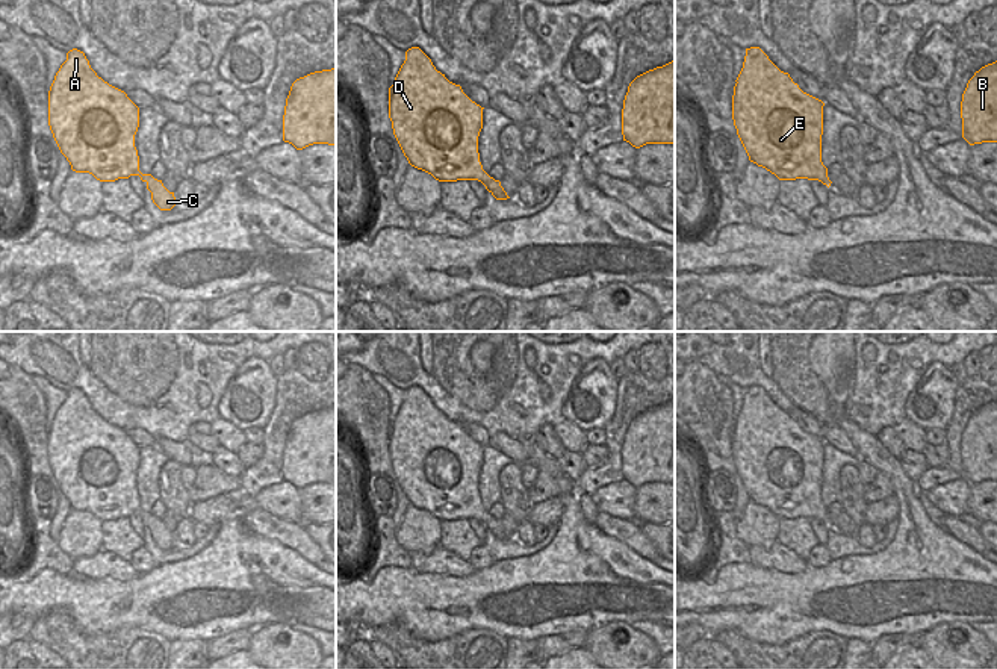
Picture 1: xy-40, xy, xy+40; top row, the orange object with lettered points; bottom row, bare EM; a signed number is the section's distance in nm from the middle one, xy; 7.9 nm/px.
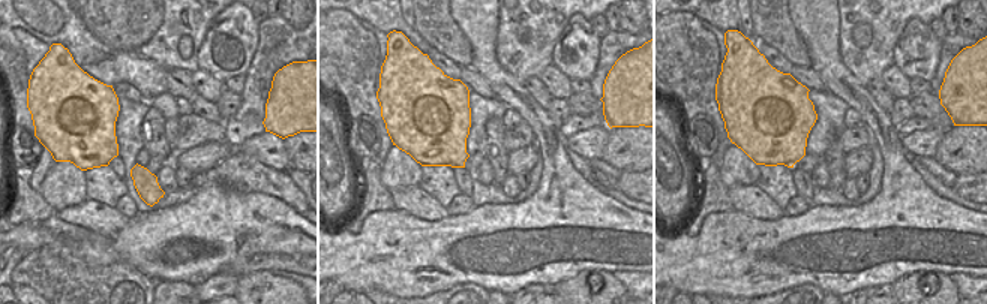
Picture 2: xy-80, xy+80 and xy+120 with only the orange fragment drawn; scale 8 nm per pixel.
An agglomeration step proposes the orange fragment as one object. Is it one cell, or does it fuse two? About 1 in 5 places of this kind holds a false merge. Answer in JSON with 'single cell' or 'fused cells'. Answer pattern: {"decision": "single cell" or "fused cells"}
{"decision": "single cell"}

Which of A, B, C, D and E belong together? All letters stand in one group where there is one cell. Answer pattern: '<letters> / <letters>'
A B C D E

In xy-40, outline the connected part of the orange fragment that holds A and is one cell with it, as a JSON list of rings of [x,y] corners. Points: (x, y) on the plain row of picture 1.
[[[73,387],[61,404],[48,430],[48,465],[53,477],[76,512],[89,512],[100,521],[115,521],[139,515],[160,549],[171,549],[177,539],[162,519],[139,510],[135,474],[139,466],[139,447],[127,433],[97,415],[85,392]]]

